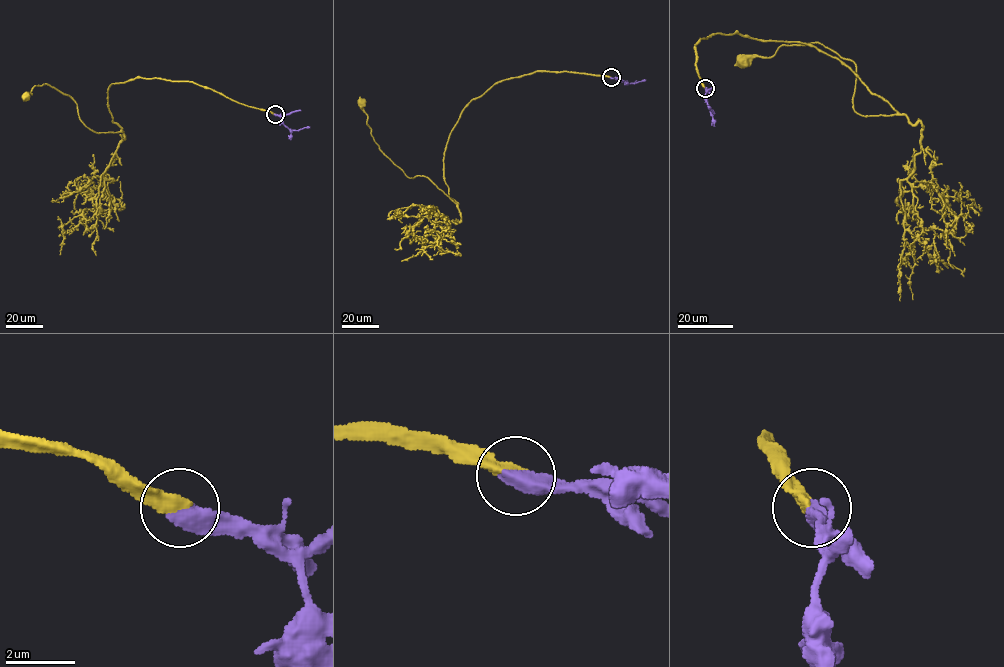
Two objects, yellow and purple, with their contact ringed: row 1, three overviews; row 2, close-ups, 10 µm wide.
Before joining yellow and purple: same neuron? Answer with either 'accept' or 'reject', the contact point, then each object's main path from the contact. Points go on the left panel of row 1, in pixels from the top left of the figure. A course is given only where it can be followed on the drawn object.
accept; place (275, 114); course yellow (274, 114), (190, 81), (136, 77), (108, 88), (121, 131), (98, 133), (48, 84), (25, 97); course purple (274, 114), (291, 130), (310, 127)

